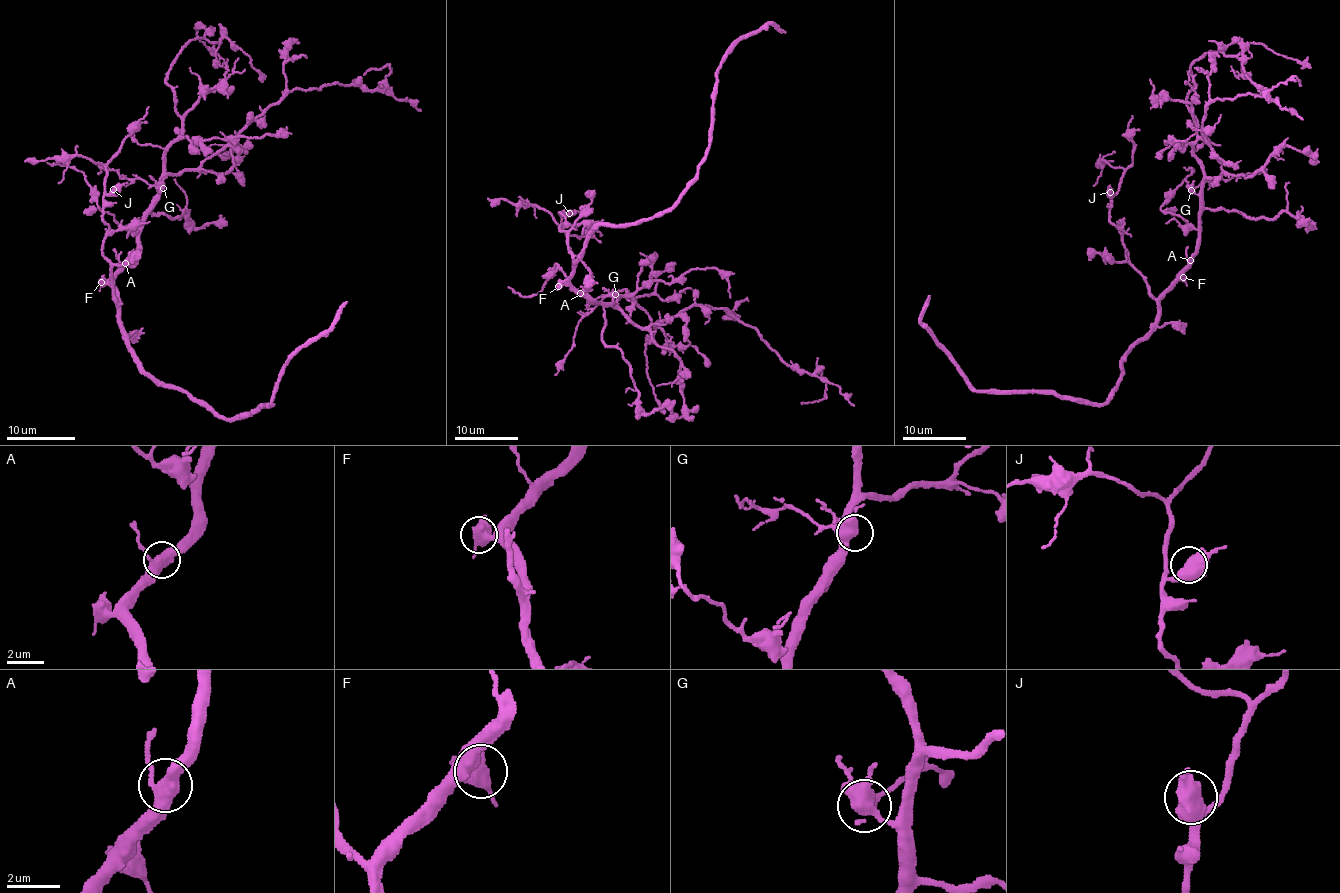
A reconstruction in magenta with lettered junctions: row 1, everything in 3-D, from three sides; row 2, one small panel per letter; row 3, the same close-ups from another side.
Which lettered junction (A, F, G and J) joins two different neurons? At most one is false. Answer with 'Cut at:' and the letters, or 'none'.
Cut at: none

